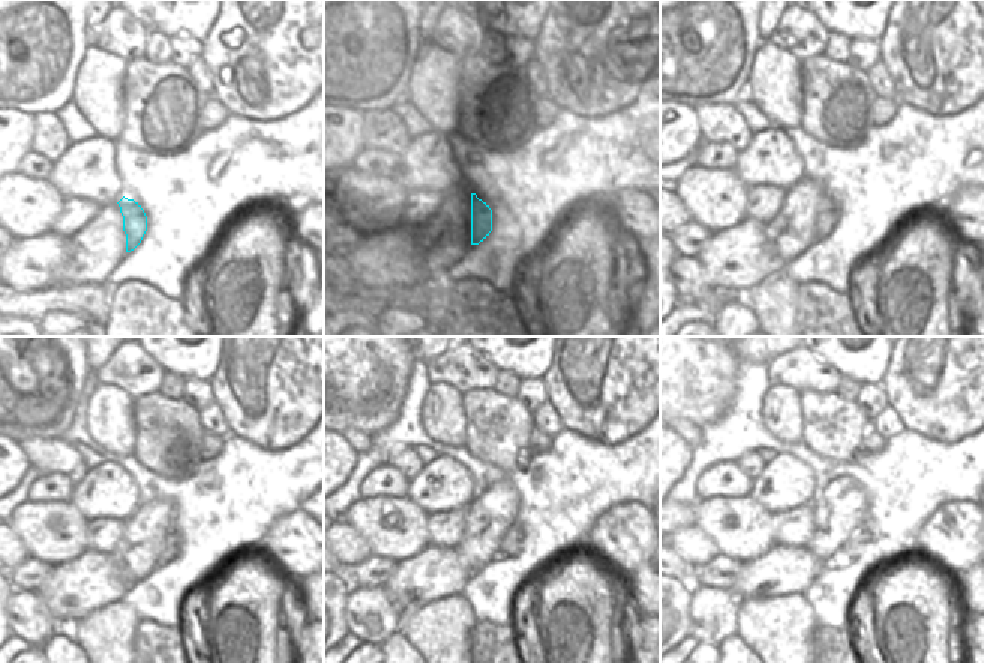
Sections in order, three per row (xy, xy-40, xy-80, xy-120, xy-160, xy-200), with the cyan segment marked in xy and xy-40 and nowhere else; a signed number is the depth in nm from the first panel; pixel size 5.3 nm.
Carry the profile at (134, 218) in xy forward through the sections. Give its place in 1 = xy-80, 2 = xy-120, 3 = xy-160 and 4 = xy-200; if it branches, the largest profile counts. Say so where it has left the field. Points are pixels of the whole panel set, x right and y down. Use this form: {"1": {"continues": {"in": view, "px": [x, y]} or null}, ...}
{"1": {"continues": {"in": "xy-80", "px": [827, 219]}}, "2": {"continues": {"in": "xy-120", "px": [173, 540]}}, "3": {"continues": {"in": "xy-160", "px": [512, 542]}}, "4": {"continues": {"in": "xy-200", "px": [861, 542]}}}

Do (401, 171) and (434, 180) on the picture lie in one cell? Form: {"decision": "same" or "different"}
{"decision": "same"}

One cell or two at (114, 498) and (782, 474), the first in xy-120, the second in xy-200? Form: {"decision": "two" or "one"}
{"decision": "one"}

